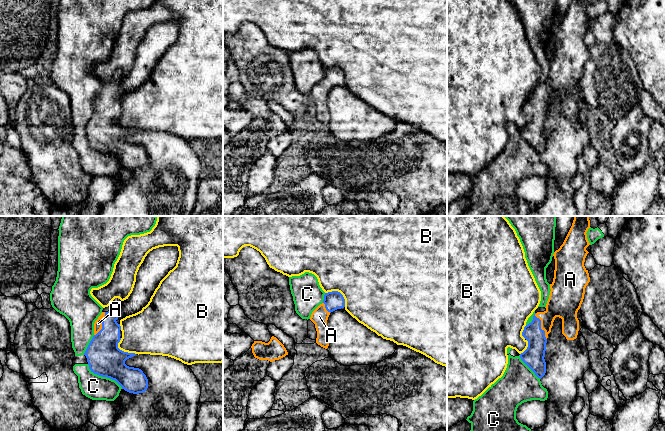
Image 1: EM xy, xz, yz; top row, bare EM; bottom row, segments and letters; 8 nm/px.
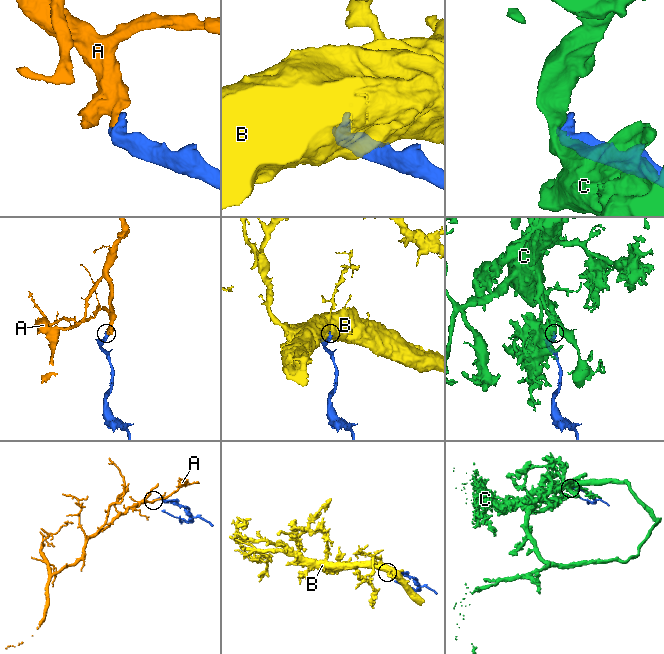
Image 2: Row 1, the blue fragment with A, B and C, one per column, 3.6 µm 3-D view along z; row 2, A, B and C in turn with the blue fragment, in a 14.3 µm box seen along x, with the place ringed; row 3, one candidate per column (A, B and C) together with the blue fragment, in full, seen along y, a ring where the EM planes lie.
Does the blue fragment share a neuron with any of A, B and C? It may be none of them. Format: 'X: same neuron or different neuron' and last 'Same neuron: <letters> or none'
A: same neuron
B: different neuron
C: different neuron
Same neuron: A

